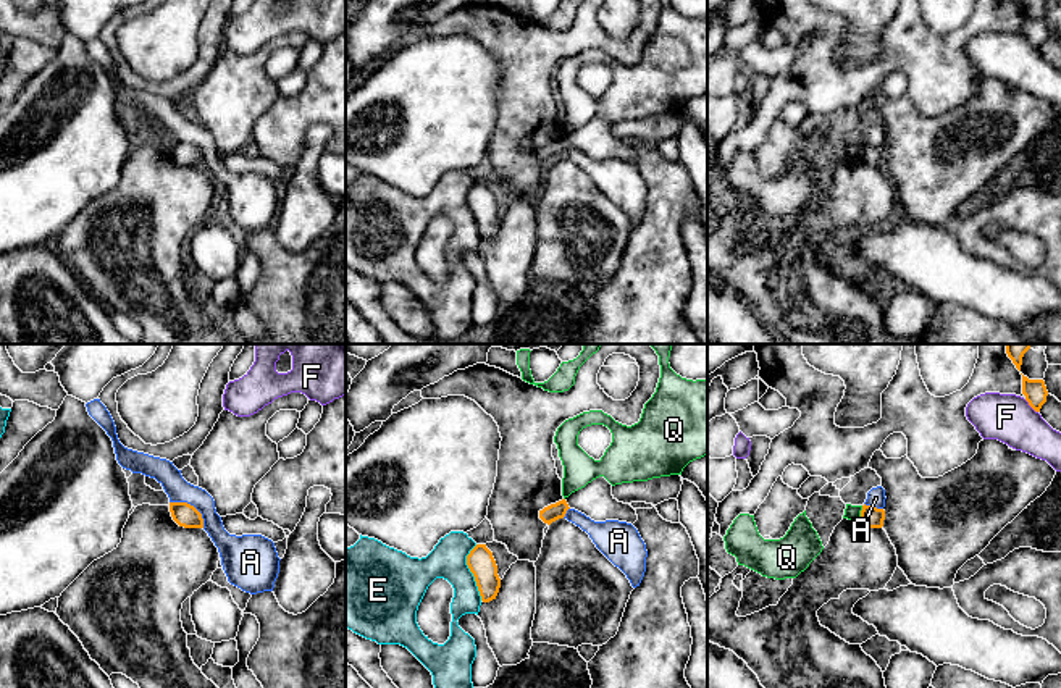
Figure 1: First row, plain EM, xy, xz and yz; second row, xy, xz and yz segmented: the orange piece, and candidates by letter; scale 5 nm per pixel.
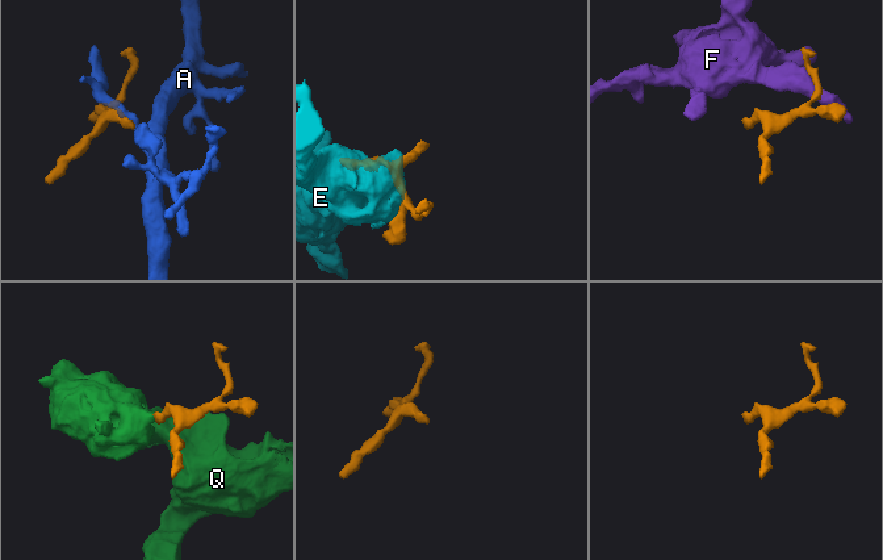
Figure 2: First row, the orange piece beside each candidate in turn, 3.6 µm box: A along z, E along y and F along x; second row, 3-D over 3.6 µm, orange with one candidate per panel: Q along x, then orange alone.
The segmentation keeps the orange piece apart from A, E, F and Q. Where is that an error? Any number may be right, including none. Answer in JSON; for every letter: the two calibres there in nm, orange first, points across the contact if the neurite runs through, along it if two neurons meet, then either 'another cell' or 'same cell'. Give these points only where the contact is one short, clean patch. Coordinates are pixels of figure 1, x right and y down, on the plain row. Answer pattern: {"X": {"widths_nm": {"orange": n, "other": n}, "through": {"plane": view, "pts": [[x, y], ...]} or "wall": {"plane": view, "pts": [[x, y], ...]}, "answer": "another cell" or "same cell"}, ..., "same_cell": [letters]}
{"A": {"widths_nm": {"orange": 120, "other": 120}, "wall": {"plane": "xy", "pts": [[170, 139], [189, 141], [201, 152], [204, 165]]}, "answer": "another cell"}, "E": {"widths_nm": {"orange": 140, "other": 180}, "answer": "another cell"}, "F": {"widths_nm": {"orange": 120, "other": 240}, "wall": {"plane": "yz", "pts": [[1024, 37], [1037, 50]]}, "answer": "another cell"}, "Q": {"widths_nm": {"orange": 100, "other": 60}, "wall": {"plane": "yz", "pts": [[863, 144], [859, 154]]}, "answer": "another cell"}, "same_cell": []}

